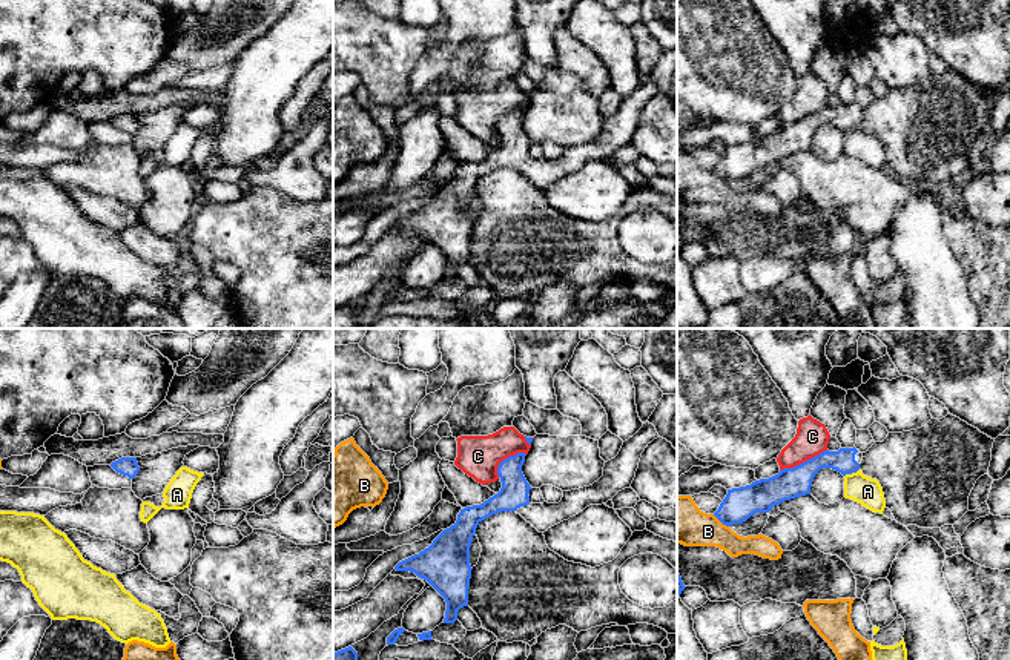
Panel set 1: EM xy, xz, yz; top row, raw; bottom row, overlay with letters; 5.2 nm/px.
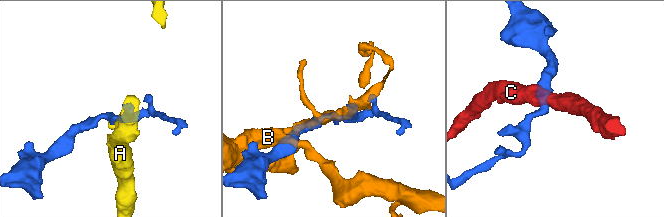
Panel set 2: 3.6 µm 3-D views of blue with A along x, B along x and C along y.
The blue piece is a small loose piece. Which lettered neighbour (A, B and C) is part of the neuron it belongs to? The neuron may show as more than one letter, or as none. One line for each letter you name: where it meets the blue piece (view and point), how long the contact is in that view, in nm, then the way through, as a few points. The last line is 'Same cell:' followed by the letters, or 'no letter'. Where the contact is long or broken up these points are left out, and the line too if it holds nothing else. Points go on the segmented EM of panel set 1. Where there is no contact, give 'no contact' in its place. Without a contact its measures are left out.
Same cell: no letter

